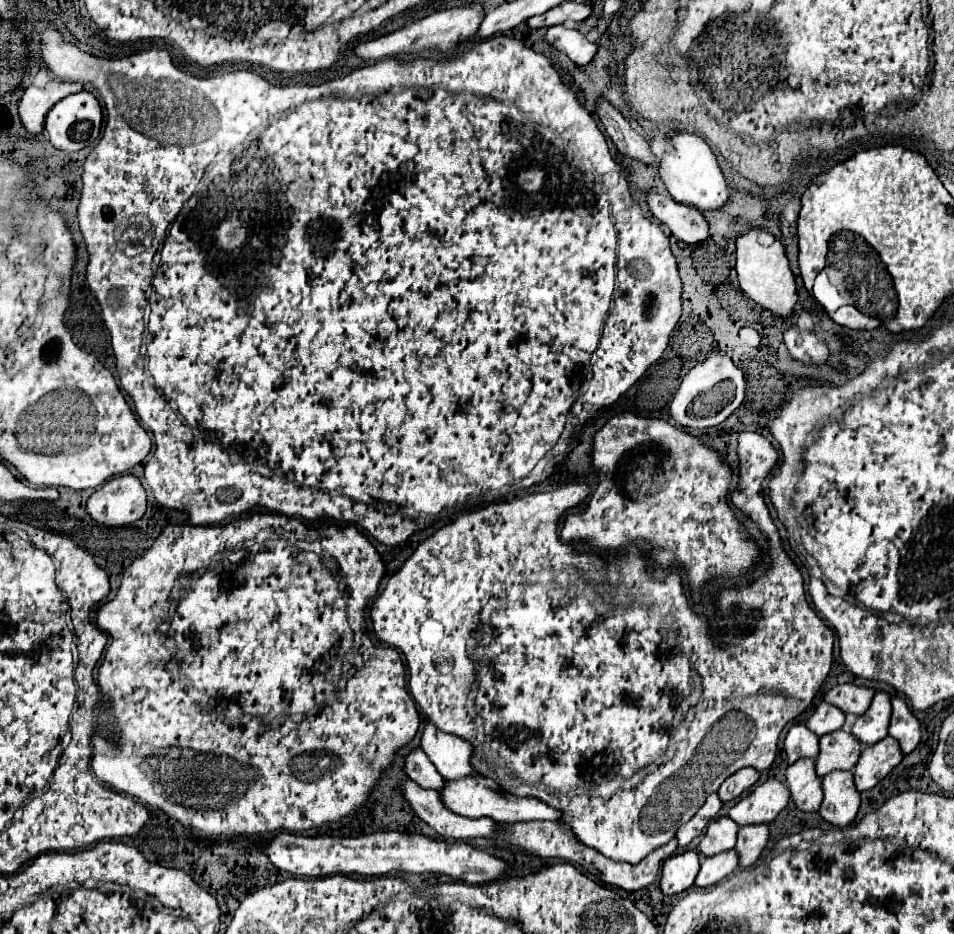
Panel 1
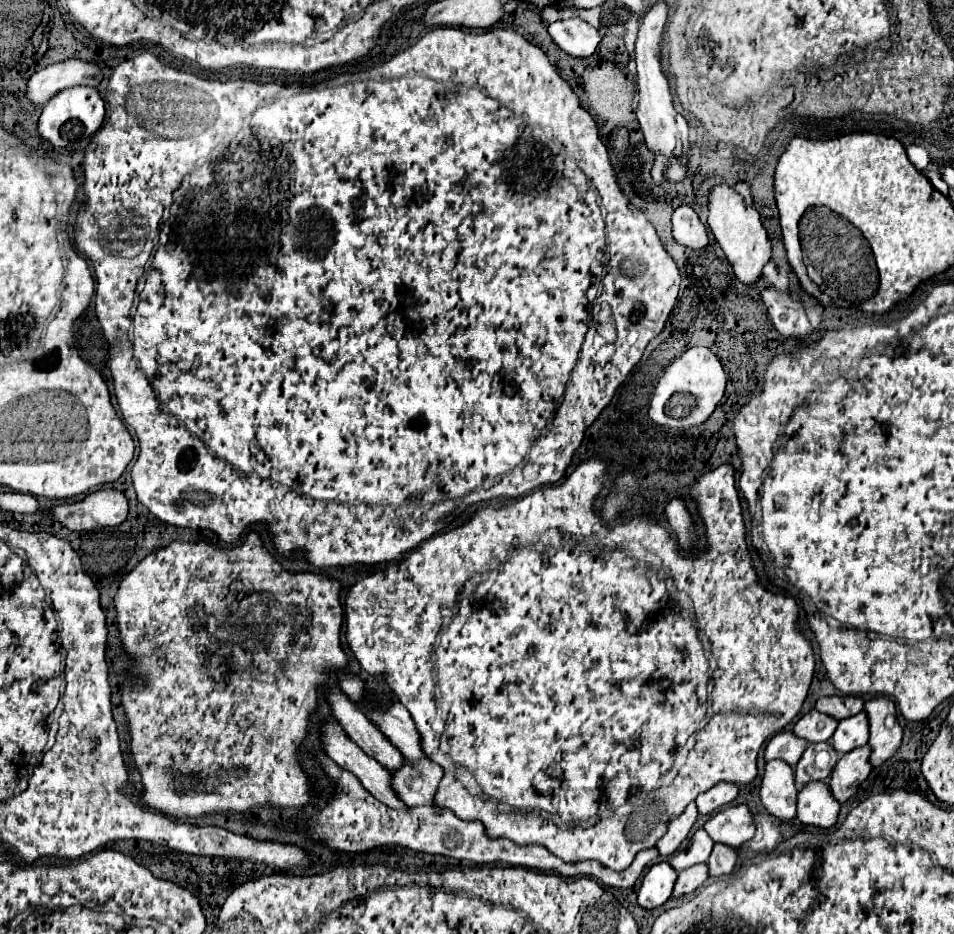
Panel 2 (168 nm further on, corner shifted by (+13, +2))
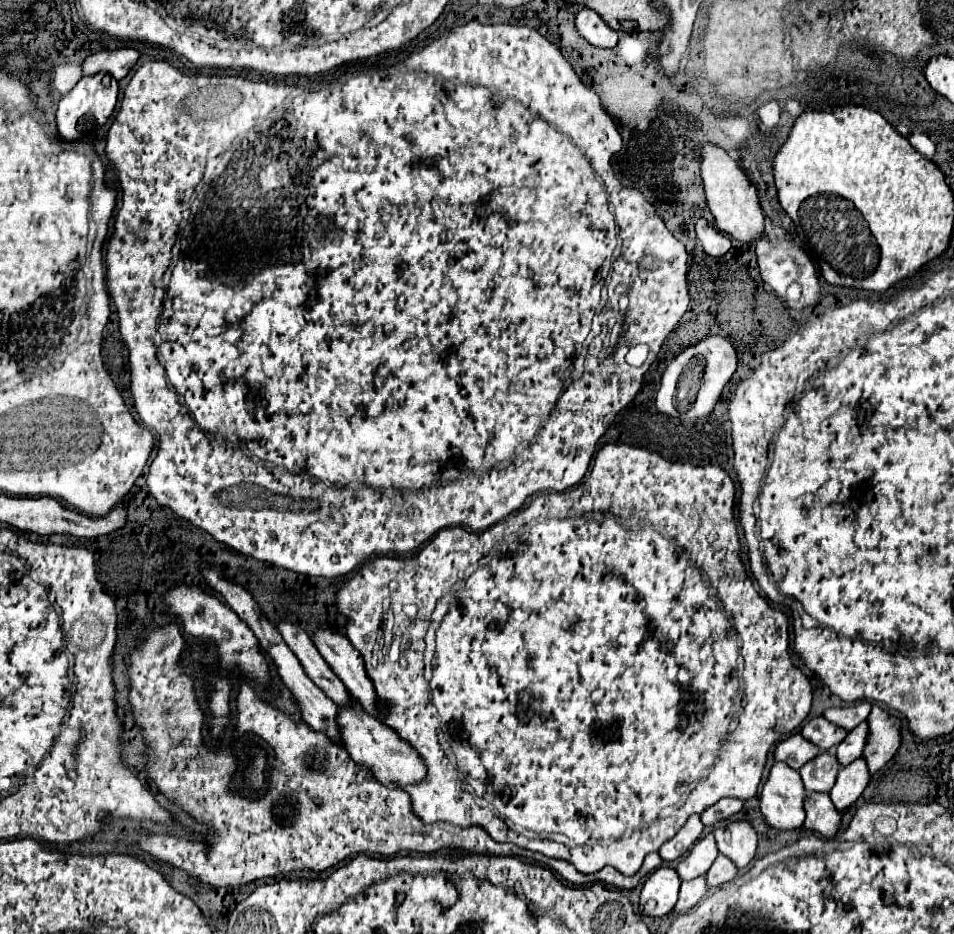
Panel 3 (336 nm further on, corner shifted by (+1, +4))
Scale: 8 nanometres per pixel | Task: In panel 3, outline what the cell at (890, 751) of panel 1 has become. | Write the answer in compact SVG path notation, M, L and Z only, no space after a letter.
M860 757L840 769L836 785L830 791L830 799L836 805L836 809L842 811L862 795L868 783L870 783L870 771L866 767L866 761Z

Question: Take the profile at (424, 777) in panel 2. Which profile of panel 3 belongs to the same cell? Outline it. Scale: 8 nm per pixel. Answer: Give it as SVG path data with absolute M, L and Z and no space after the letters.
M354 703L350 709L340 709L338 723L344 747L354 763L358 763L360 767L368 767L372 777L384 787L400 789L400 785L418 785L420 781L424 781L428 769L420 753L416 753L416 749L412 749L412 745L408 745L404 739L398 739L398 733L394 733L394 729L384 727L372 715L368 715L360 707L360 703Z

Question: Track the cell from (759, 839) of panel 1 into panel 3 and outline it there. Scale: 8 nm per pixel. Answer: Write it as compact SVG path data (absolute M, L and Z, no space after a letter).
M718 855L716 861L712 863L712 867L708 869L706 873L706 881L708 881L708 887L718 887L718 885L724 885L728 881L732 881L736 877L738 869L736 865L732 865L732 861L728 861L728 857L722 857Z

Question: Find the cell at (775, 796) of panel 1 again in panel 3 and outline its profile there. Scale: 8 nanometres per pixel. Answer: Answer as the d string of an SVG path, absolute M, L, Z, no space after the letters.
M732 821L724 827L718 827L714 831L716 843L718 843L718 851L726 857L730 857L736 867L746 867L754 855L756 855L756 847L758 847L758 835L754 831L754 827L748 821Z

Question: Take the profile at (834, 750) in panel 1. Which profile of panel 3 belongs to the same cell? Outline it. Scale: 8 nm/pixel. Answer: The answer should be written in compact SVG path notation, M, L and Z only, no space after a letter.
M822 751L800 769L800 777L804 781L806 791L828 793L834 787L838 771L840 771L840 763L836 755L832 751Z

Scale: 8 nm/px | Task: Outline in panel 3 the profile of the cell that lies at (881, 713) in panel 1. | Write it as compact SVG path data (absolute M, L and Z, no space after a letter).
M864 721L864 725L858 725L856 729L852 729L848 733L848 737L838 745L836 757L838 757L840 765L848 765L862 755L862 749L866 745L866 737L868 737L868 723Z

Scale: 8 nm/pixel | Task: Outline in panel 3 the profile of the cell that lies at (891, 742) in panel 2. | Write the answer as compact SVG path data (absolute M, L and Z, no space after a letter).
M874 703L872 713L868 717L868 725L870 725L870 735L868 735L868 745L864 747L862 757L866 759L870 773L876 773L900 749L902 721L886 713L882 707Z

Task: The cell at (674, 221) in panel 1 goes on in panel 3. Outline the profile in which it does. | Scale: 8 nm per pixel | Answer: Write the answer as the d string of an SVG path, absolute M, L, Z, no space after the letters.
M700 217L700 219L696 221L696 235L698 235L698 241L702 243L704 251L706 251L708 255L712 255L712 257L722 257L722 255L732 247L730 239L728 239L724 233L720 233L720 231L718 231L710 221L706 221L704 217Z

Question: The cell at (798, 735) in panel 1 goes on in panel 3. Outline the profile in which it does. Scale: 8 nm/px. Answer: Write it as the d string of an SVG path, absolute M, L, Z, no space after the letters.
M794 733L788 739L778 743L774 757L776 757L776 761L788 763L792 769L800 769L804 763L814 759L818 753L820 753L820 749L816 745L812 745L800 733Z

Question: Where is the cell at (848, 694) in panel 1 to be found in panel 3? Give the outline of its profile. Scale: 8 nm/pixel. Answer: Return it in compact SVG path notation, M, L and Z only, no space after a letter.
M858 701L858 703L846 705L846 707L830 707L824 711L824 717L828 721L832 721L834 725L844 727L846 731L852 731L856 725L860 725L862 721L868 719L870 709L872 709L870 701Z

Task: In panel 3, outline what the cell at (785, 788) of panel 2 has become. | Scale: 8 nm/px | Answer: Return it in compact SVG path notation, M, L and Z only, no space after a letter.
M774 763L760 793L760 811L770 827L796 829L804 823L804 785L798 771L784 763Z

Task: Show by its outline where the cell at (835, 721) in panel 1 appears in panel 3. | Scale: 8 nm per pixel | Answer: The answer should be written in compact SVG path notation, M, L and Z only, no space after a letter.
M814 717L812 721L808 721L802 727L802 735L808 741L812 741L814 745L818 745L822 751L830 751L832 747L836 747L836 745L840 745L844 741L848 731L840 729L838 725L828 723L826 717Z

